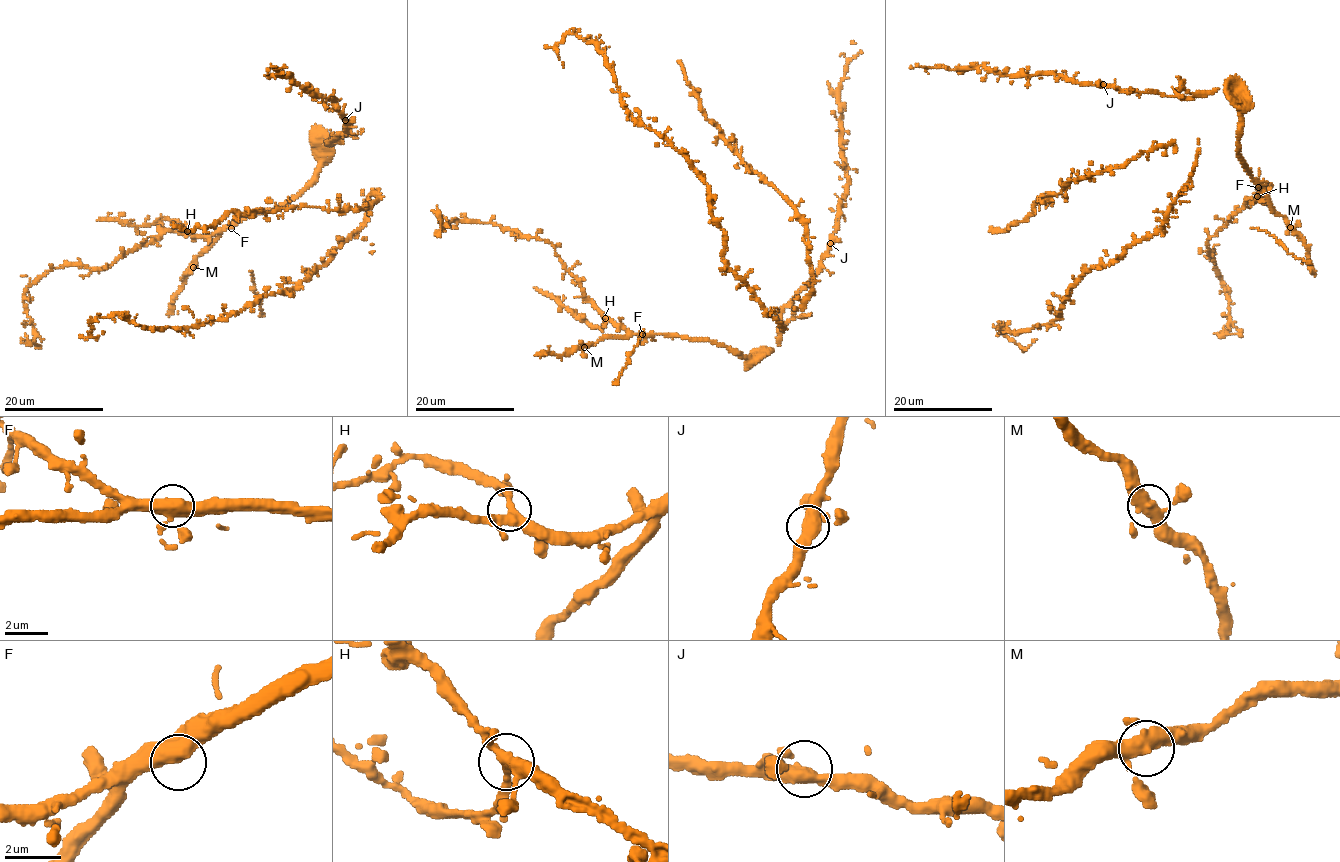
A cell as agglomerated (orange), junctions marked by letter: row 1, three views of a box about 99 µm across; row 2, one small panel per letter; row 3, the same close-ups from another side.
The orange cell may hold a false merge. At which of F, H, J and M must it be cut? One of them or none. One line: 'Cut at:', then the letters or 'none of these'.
Cut at: none of these

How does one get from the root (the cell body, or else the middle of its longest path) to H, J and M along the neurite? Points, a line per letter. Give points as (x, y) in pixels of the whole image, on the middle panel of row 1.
H: (791, 311), (786, 306), (781, 314), (778, 345), (755, 357), (698, 339), (634, 335), (605, 318)
J: (791, 311), (791, 300), (814, 277), (830, 243)
M: (791, 311), (786, 306), (781, 314), (778, 345), (755, 357), (667, 335), (605, 337), (583, 347)

